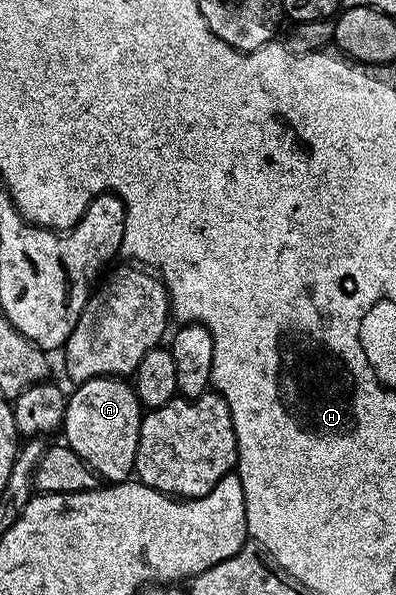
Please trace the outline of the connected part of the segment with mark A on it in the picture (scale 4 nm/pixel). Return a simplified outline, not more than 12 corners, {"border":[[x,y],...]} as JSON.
{"border":[[125,378],[69,392],[61,434],[107,484],[134,475],[144,408]]}

